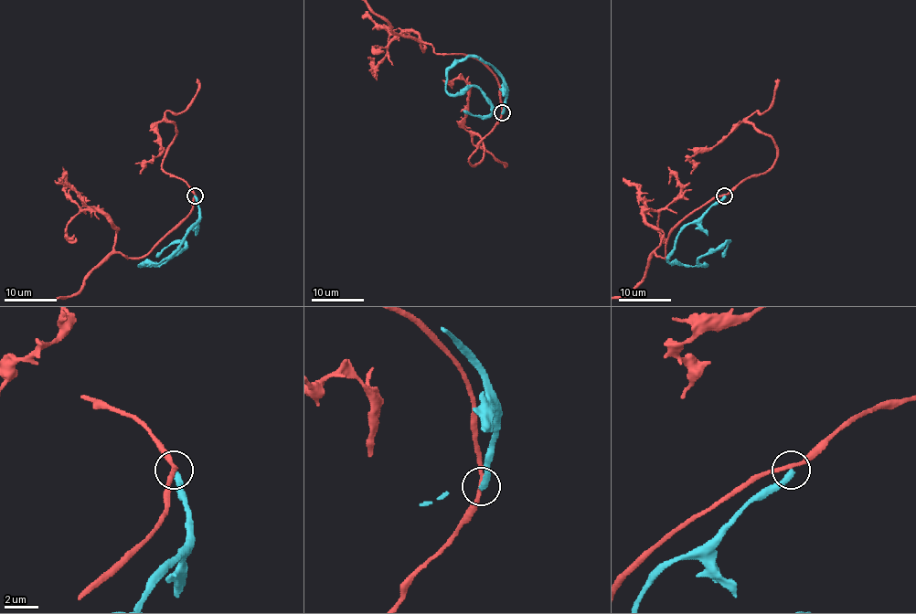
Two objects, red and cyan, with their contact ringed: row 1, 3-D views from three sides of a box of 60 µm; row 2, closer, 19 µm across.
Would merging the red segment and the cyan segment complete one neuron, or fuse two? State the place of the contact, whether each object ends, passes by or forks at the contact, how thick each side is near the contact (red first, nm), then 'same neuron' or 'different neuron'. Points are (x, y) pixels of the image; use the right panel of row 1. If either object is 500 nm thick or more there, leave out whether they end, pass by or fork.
at (724, 195); red passes by; cyan ends there; 240 nm thick on the red side, 380 nm on the other; different neuron

